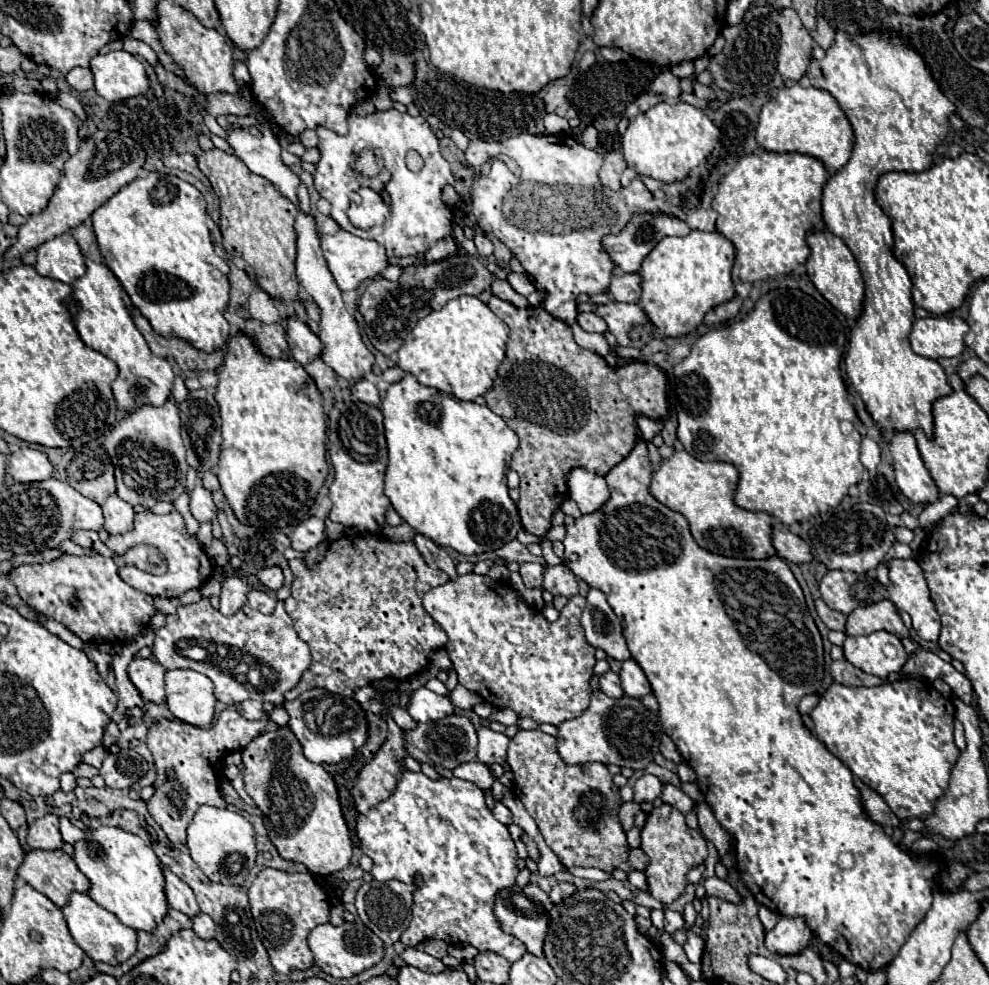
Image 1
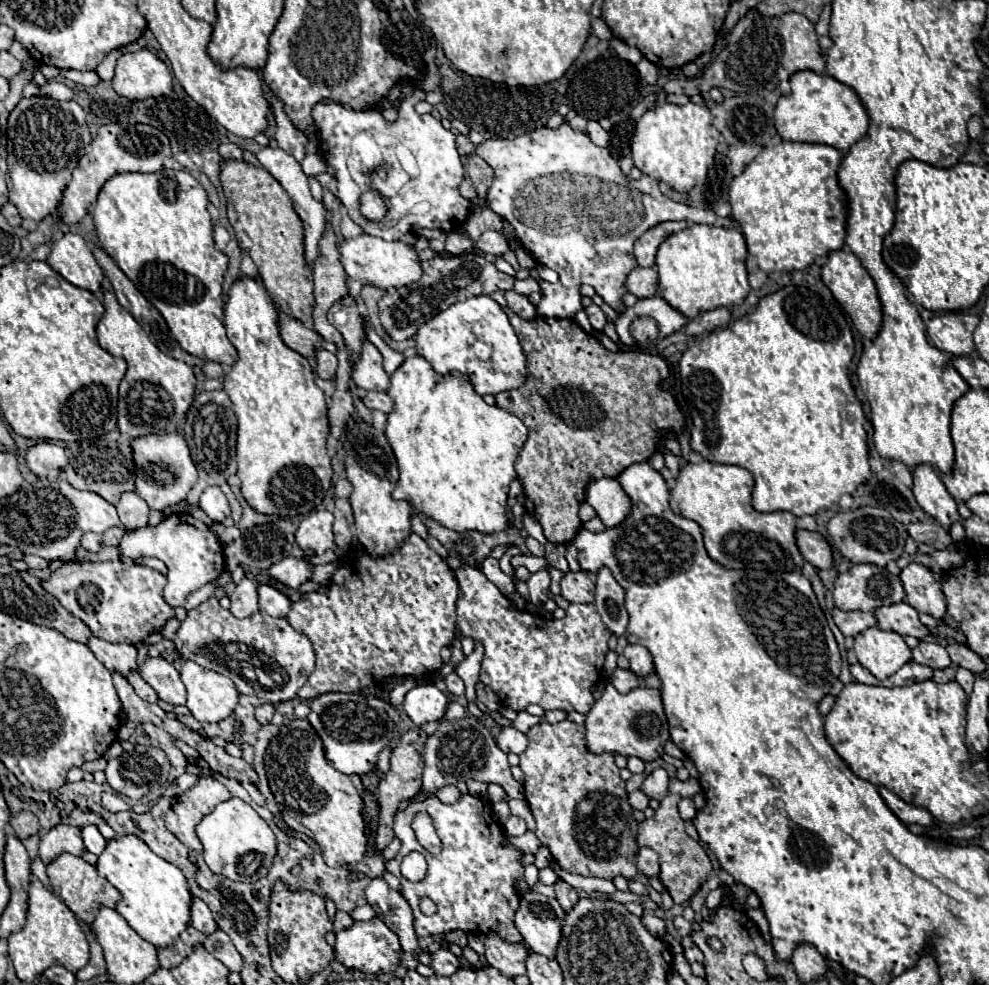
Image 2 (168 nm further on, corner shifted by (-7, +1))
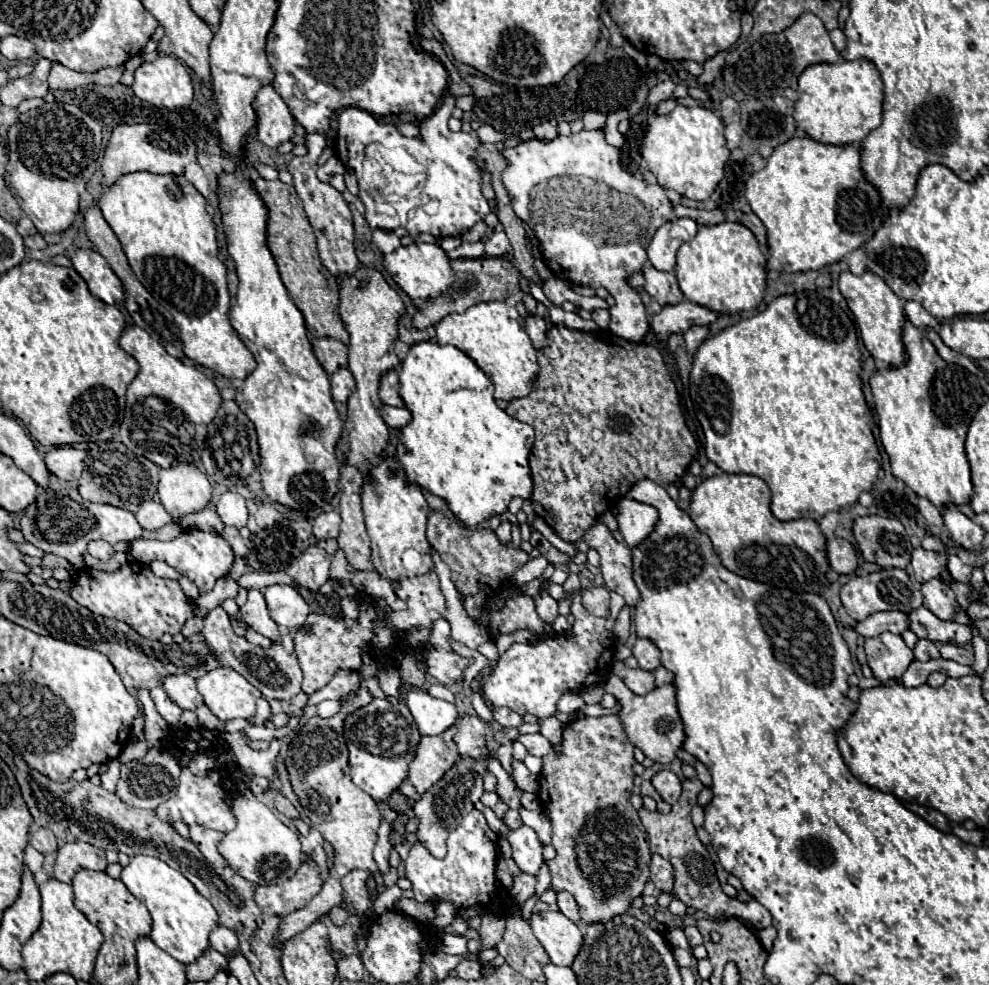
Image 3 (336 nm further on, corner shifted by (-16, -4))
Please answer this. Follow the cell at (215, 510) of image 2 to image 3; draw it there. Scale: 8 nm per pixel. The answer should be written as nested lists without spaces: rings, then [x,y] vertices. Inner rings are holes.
[[[226,491],[216,505],[216,513],[220,515],[224,525],[230,527],[244,527],[246,519],[248,519],[248,509],[246,509],[246,501],[242,495],[234,493],[234,491]]]

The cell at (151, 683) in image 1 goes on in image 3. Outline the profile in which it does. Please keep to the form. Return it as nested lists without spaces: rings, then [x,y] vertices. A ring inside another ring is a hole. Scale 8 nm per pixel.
[[[172,675],[172,677],[164,677],[162,681],[164,691],[168,693],[168,697],[180,707],[180,709],[190,709],[194,711],[200,703],[202,697],[196,691],[196,681],[188,675]]]

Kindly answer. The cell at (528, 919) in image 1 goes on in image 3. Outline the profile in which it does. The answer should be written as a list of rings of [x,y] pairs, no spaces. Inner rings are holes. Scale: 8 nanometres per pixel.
[[[540,911],[528,917],[536,939],[554,965],[572,965],[582,945],[582,931],[560,911]]]

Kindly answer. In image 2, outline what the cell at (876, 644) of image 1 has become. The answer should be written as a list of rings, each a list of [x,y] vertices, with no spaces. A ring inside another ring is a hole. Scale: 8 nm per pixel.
[[[877,626],[867,628],[855,636],[855,654],[861,666],[879,680],[893,676],[903,664],[911,660],[911,650],[903,636]]]

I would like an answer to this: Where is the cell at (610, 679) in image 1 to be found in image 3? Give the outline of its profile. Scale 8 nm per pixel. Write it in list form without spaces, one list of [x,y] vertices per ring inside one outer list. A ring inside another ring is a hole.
[[[616,661],[614,663],[614,669],[612,669],[624,683],[630,691],[634,691],[636,695],[646,695],[648,691],[654,689],[654,675],[644,671],[644,669],[630,669],[626,667],[622,661]]]

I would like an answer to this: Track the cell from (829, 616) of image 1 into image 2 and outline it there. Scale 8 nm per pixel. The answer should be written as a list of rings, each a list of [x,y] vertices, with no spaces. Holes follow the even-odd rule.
[[[839,608],[833,610],[833,620],[837,628],[843,632],[843,636],[857,636],[863,630],[877,624],[877,618],[873,612],[843,612]]]

